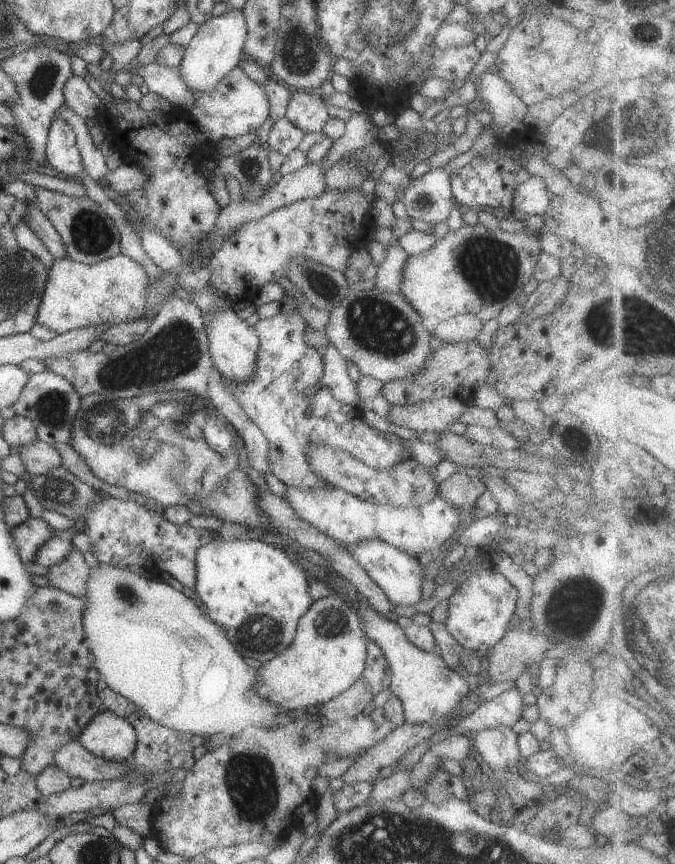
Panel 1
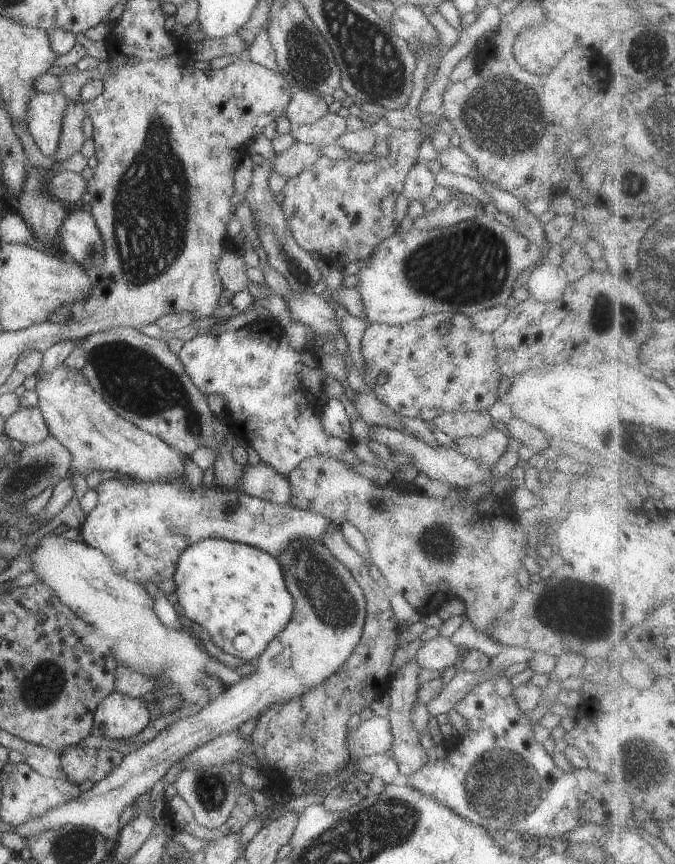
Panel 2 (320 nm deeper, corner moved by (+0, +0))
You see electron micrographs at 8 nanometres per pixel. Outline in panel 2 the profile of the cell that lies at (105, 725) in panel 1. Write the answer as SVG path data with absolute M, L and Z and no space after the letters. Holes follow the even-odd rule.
M112 691L95 710L93 728L103 737L122 740L137 735L153 718L142 697Z

